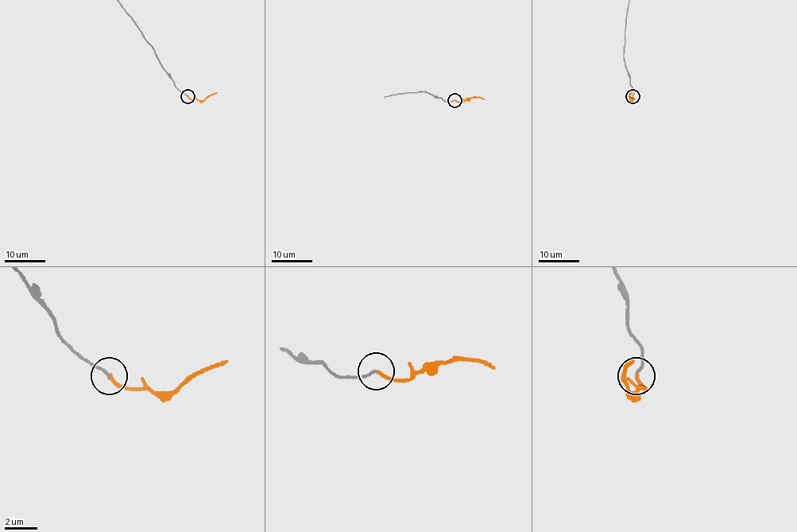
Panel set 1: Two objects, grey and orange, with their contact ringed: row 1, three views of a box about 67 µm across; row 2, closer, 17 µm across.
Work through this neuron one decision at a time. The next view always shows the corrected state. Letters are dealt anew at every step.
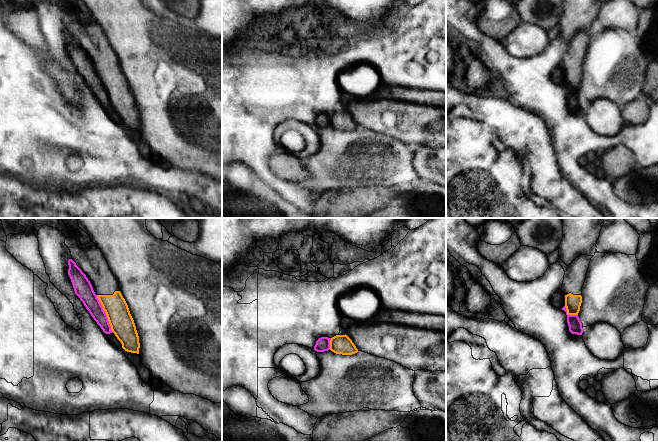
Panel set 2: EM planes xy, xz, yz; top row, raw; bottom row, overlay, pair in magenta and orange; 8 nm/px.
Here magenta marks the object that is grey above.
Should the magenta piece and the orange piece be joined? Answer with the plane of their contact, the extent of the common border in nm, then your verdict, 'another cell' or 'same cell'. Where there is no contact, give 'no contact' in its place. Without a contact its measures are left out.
xy | 320 nm | another cell

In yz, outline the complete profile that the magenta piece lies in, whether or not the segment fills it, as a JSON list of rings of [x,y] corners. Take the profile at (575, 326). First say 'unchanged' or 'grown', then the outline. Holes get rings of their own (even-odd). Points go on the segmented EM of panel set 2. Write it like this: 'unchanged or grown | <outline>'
grown | [[[561,289],[557,290],[557,291],[553,294],[553,296],[552,296],[552,298],[551,298],[551,303],[552,303],[552,305],[555,306],[556,308],[562,309],[562,310],[564,310],[564,311],[566,312],[566,315],[567,315],[567,323],[568,323],[568,326],[569,326],[569,331],[570,331],[572,334],[582,335],[582,333],[583,333],[582,323],[581,323],[579,317],[578,317],[578,315],[568,315],[568,314],[567,314],[567,310],[566,310],[566,307],[565,307],[565,296],[563,295]]]

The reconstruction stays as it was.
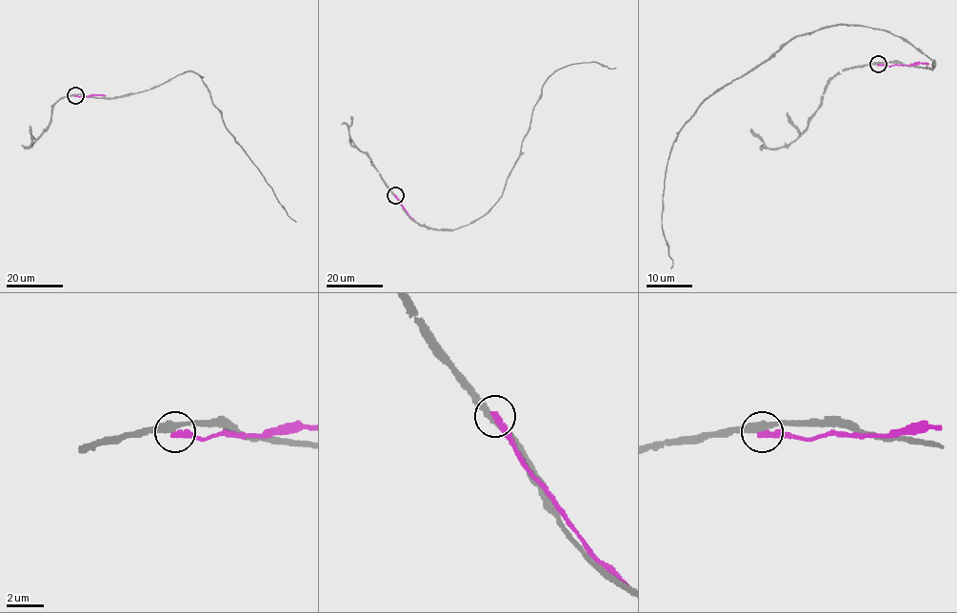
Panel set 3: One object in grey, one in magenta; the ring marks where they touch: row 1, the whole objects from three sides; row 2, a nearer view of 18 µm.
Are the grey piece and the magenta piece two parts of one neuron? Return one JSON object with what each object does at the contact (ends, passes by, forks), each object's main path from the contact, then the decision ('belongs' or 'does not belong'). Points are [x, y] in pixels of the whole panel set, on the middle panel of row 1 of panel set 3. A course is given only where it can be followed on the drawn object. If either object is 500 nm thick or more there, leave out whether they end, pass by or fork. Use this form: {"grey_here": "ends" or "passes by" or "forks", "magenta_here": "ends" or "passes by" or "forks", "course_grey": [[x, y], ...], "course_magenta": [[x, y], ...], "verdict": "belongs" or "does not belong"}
{"grey_here": "passes by", "magenta_here": "ends", "course_grey": [[395, 195], [421, 225], [457, 228], [475, 221], [502, 195], [545, 81], [568, 65], [593, 61], [616, 68]], "course_magenta": [[395, 195], [406, 211], [425, 227]], "verdict": "does not belong"}

